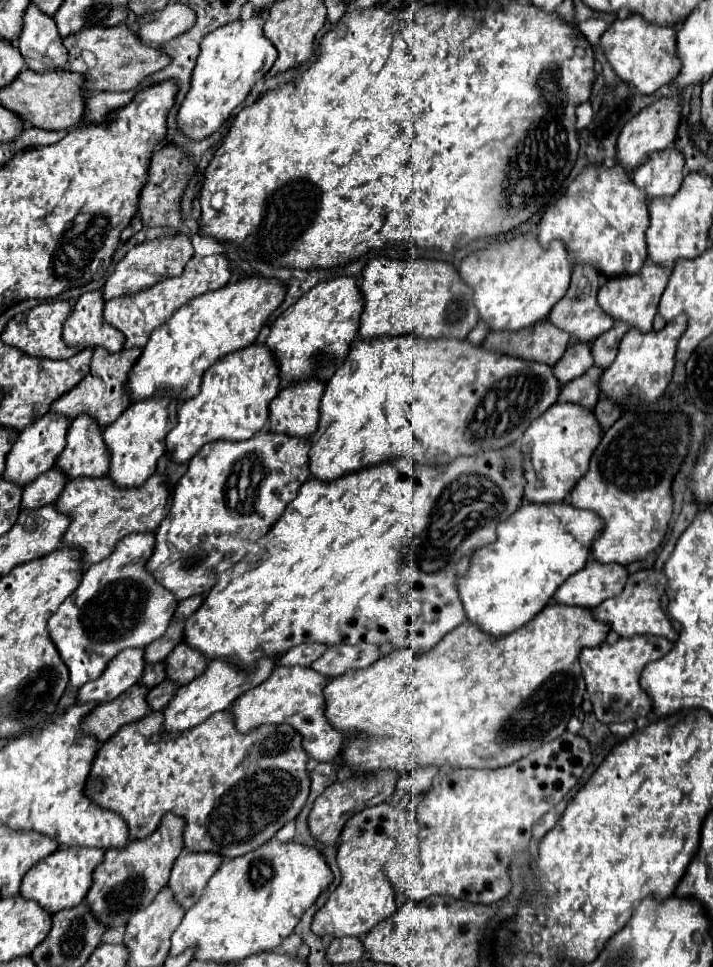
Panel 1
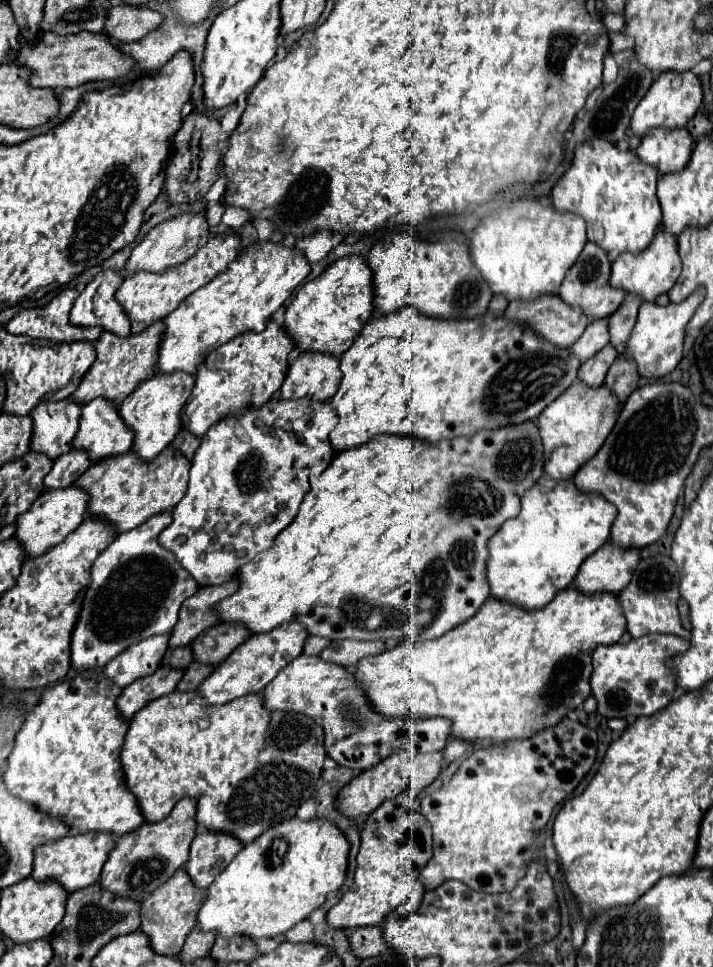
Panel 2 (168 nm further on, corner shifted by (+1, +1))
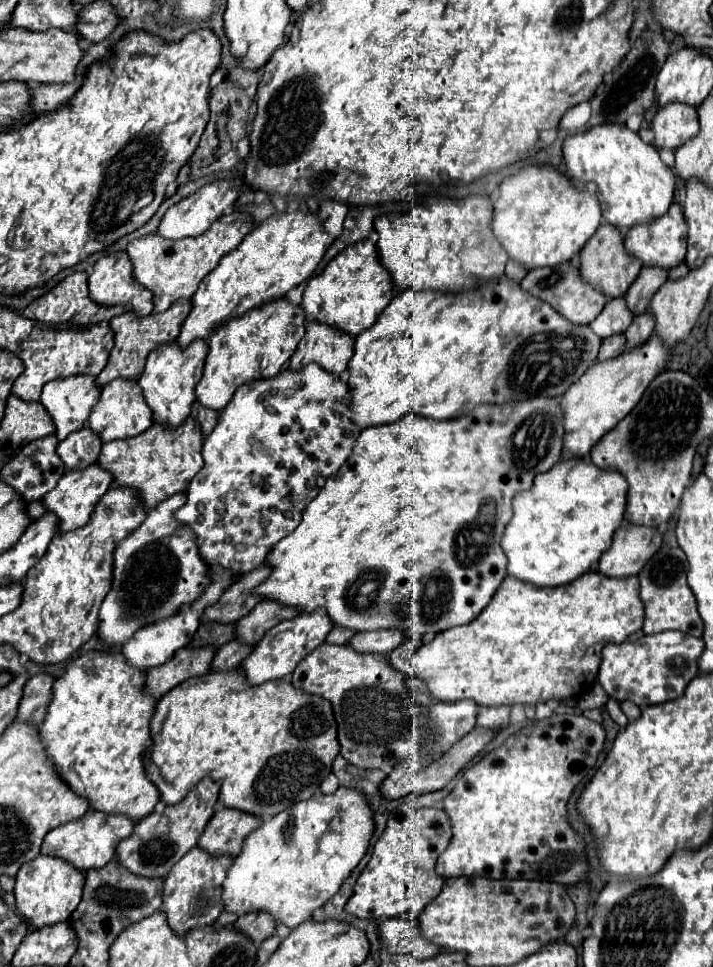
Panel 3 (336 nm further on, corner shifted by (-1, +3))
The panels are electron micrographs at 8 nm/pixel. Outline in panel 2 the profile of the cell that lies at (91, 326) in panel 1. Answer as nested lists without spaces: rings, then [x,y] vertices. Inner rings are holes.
[[[103,269],[97,273],[77,297],[71,309],[71,323],[79,327],[99,325],[121,337],[131,335],[129,317],[125,317],[125,309],[121,309],[115,299],[121,283],[123,277],[115,269]]]

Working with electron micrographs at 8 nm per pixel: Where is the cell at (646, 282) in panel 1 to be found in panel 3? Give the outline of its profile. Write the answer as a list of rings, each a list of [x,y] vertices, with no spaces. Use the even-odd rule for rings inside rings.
[[[673,203],[667,211],[667,215],[659,217],[651,227],[633,227],[625,235],[625,249],[631,257],[639,259],[643,267],[659,267],[659,269],[673,269],[685,261],[685,249],[687,245],[687,227],[683,223],[683,211],[679,203]]]

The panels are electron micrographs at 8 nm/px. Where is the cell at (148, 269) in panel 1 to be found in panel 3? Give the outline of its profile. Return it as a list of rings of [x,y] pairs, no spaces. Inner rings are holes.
[[[229,179],[229,181],[213,181],[213,183],[205,185],[203,189],[199,189],[197,193],[185,197],[177,205],[173,205],[165,213],[165,217],[163,217],[163,221],[161,221],[159,229],[157,229],[157,235],[161,235],[163,239],[171,239],[171,241],[203,235],[203,231],[207,231],[215,219],[219,219],[221,215],[227,213],[229,207],[233,207],[237,195],[239,193],[233,191],[233,179]]]

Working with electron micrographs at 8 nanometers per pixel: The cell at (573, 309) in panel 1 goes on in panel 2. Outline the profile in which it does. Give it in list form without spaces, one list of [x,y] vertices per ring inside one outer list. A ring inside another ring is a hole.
[[[591,241],[585,245],[583,253],[579,255],[577,263],[569,269],[569,273],[565,275],[565,281],[561,283],[559,295],[565,303],[579,307],[589,319],[601,319],[601,317],[609,317],[611,313],[617,311],[617,307],[623,303],[625,295],[621,293],[621,289],[613,289],[609,285],[609,273],[611,273],[611,261],[609,255],[603,249],[597,249],[597,245],[593,245]]]

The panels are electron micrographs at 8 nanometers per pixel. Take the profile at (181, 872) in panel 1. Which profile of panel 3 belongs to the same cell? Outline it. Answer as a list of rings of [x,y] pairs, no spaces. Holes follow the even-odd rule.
[[[219,809],[207,823],[199,847],[213,857],[231,855],[237,857],[241,853],[243,839],[259,827],[259,819],[251,819],[251,815],[243,815],[243,811]]]

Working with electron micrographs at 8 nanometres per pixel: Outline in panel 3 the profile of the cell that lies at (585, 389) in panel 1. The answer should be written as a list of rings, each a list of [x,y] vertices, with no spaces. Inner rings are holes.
[[[615,335],[615,337],[603,339],[601,349],[599,349],[599,355],[597,355],[597,361],[603,363],[603,361],[607,361],[607,359],[615,359],[617,355],[623,353],[623,347],[625,347],[623,335]]]

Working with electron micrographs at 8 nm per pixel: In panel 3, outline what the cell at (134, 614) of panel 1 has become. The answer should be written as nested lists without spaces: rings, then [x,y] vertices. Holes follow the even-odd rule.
[[[179,493],[167,499],[167,503],[159,503],[159,507],[149,511],[147,519],[131,535],[117,543],[113,551],[111,589],[99,611],[97,637],[103,645],[123,645],[135,631],[177,615],[183,605],[197,601],[211,583],[207,565],[199,561],[199,553],[195,551],[191,531],[173,517],[183,505],[183,495],[185,493]]]

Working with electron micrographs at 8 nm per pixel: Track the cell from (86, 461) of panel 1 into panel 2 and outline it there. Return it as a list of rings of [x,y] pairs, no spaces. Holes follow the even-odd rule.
[[[97,397],[83,405],[73,447],[85,449],[95,463],[99,459],[129,451],[133,447],[133,433],[129,433],[121,417],[117,417],[117,405],[109,399]]]

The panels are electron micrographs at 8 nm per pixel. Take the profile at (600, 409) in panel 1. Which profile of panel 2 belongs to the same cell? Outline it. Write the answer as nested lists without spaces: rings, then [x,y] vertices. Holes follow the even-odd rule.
[[[619,355],[605,377],[605,387],[617,393],[621,403],[625,403],[631,391],[639,387],[639,377],[637,377],[637,369],[633,369],[633,361],[625,361],[625,357]]]

